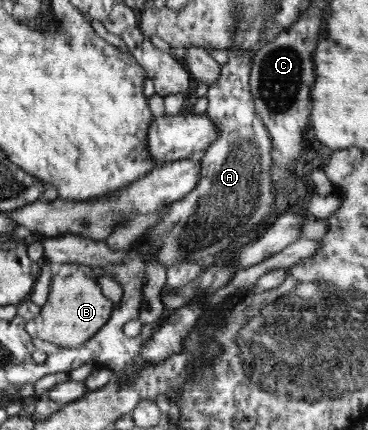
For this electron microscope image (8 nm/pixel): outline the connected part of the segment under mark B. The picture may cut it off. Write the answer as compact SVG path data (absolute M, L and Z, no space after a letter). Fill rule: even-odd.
M66 263L55 268L50 282L50 295L41 307L39 316L29 318L25 329L30 336L52 342L62 348L80 348L88 343L94 335L110 320L112 300L106 300L98 282L96 274L84 264Z

